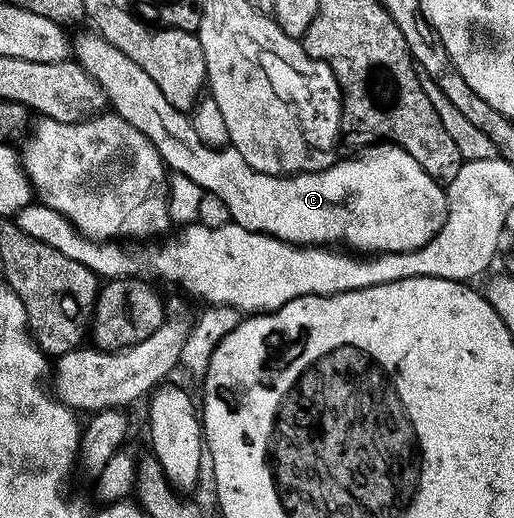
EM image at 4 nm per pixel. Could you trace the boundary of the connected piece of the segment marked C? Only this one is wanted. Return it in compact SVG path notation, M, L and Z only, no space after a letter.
M96 32L88 33L89 34L81 34L78 38L74 37L72 39L71 54L76 61L80 62L82 68L87 72L87 76L91 76L97 81L102 92L105 93L112 113L118 114L123 120L127 120L127 124L131 124L131 128L139 128L139 132L143 132L143 136L147 136L147 138L155 144L155 148L165 162L166 167L168 167L173 174L187 176L187 180L195 180L195 184L199 184L199 188L204 193L219 196L219 200L223 200L223 204L227 204L230 219L236 222L238 226L242 226L248 230L254 230L260 234L270 234L284 242L292 242L294 246L329 246L330 244L340 244L342 247L352 248L357 252L386 254L387 252L407 252L408 250L414 250L423 244L427 244L427 240L434 238L439 232L441 225L445 223L445 218L449 215L449 200L442 183L434 182L430 174L421 167L419 160L415 160L415 156L411 156L403 148L394 146L391 142L383 142L376 148L369 148L364 152L358 153L361 154L358 158L349 158L346 162L344 162L344 160L338 160L334 162L332 166L328 166L326 170L316 170L310 174L282 176L280 174L255 172L255 168L251 168L251 164L247 164L247 160L243 160L243 156L239 156L237 150L232 148L216 150L207 144L203 144L203 140L199 140L199 136L195 132L190 115L186 113L186 111L171 108L171 103L164 98L163 92L159 92L158 86L155 85L155 80L151 80L151 76L147 76L147 72L143 72L143 68L139 68L139 64L135 64L135 60L131 60L131 56L123 56L123 52L119 52L119 48L115 48L115 44L107 44L107 40L103 40L100 34Z

